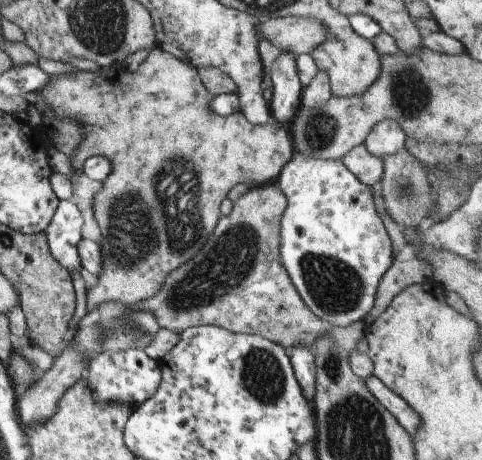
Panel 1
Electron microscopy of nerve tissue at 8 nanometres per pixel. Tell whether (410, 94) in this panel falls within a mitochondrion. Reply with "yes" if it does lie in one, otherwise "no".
yes

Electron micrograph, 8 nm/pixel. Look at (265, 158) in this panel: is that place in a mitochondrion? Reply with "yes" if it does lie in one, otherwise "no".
no

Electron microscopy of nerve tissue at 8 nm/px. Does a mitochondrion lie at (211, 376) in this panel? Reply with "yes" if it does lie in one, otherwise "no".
no

